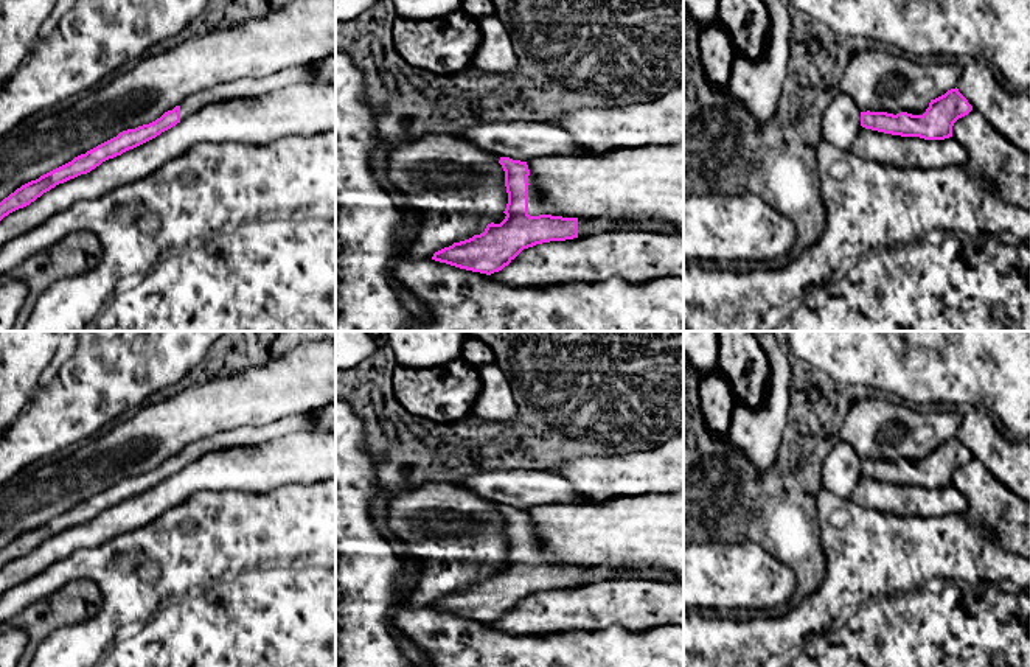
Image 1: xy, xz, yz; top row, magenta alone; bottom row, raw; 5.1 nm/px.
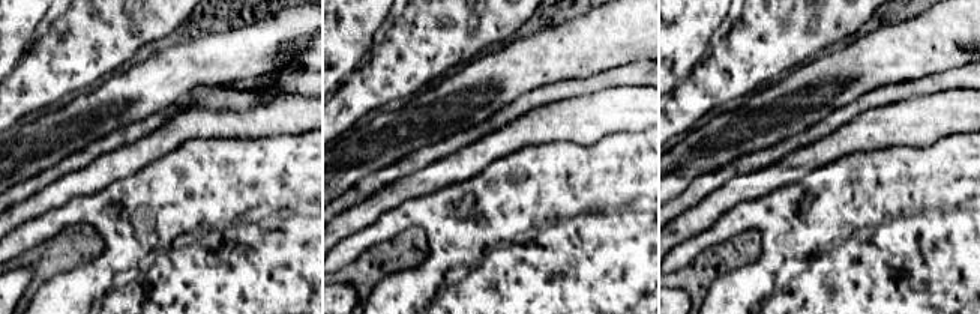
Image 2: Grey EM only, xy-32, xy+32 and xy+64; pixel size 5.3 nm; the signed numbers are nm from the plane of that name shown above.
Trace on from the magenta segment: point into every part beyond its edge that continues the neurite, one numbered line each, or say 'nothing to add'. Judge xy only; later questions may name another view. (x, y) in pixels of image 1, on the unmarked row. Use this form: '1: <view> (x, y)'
1: xy (247, 436)

